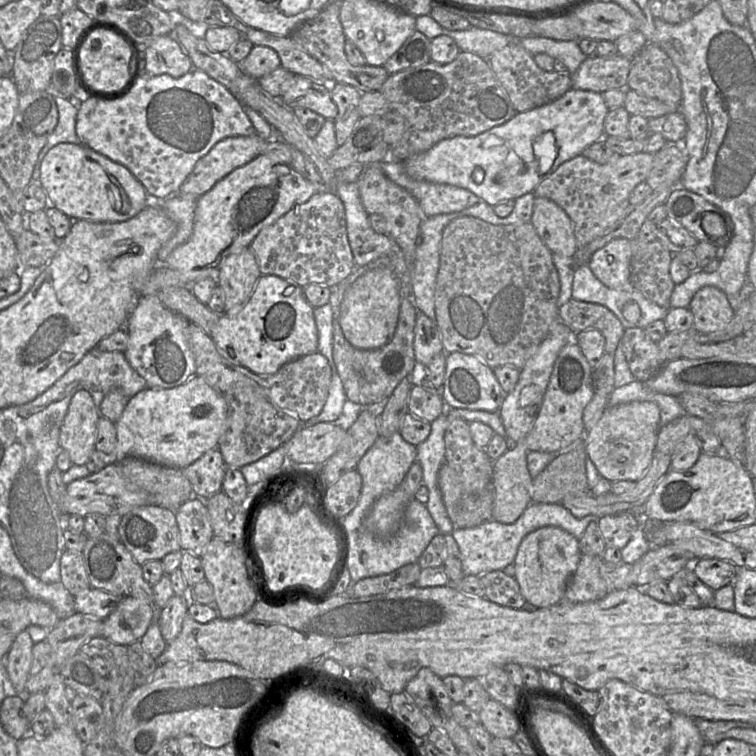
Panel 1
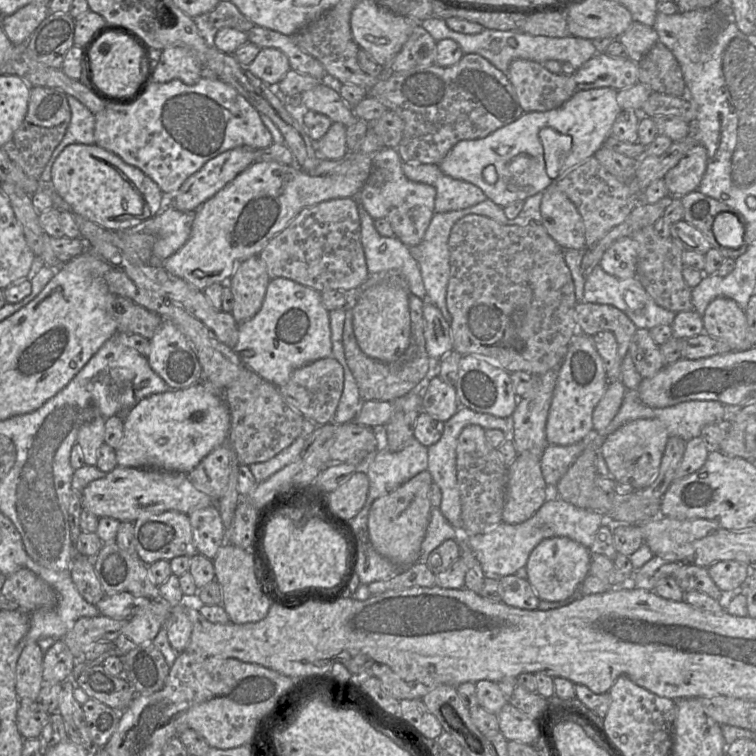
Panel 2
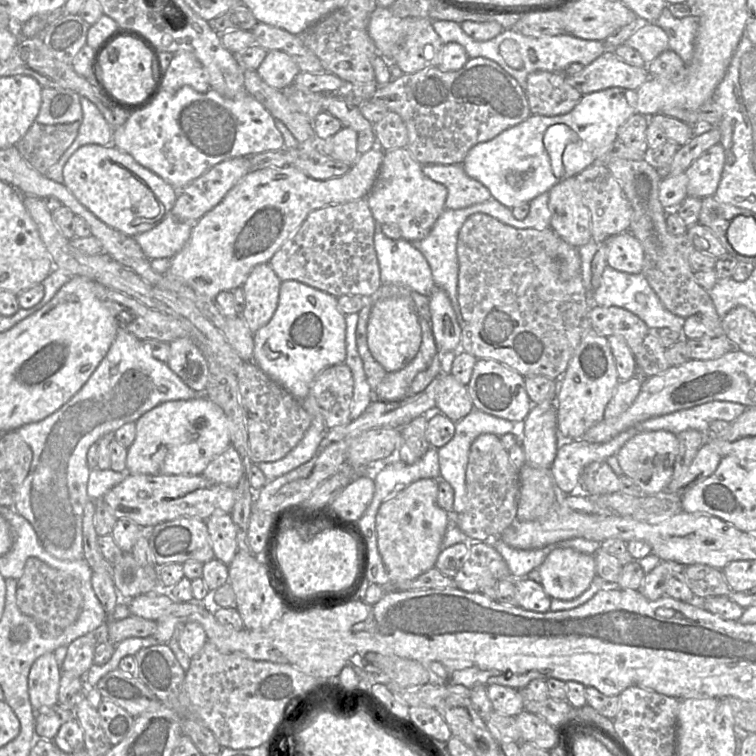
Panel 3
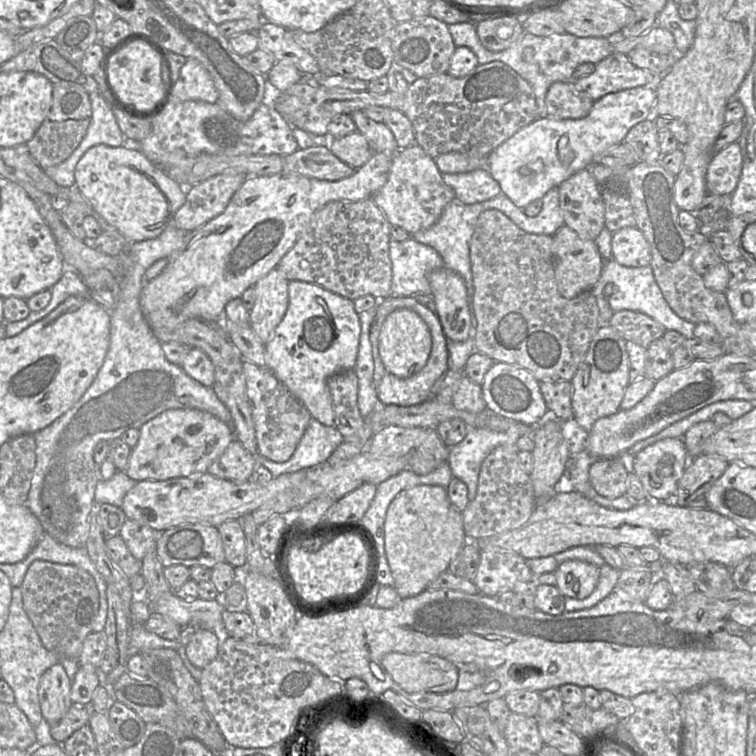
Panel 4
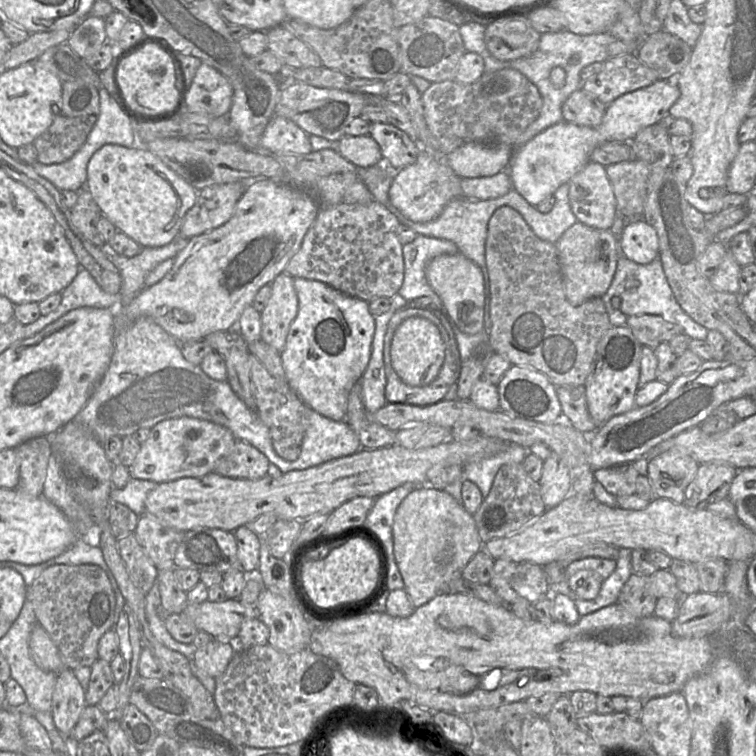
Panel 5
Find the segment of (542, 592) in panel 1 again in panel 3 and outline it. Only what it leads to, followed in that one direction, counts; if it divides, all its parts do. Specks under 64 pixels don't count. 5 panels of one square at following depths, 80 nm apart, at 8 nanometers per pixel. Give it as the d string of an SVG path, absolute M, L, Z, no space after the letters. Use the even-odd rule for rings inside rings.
M555 548L537 571L547 595L571 600L587 590L596 576L595 557L572 548Z

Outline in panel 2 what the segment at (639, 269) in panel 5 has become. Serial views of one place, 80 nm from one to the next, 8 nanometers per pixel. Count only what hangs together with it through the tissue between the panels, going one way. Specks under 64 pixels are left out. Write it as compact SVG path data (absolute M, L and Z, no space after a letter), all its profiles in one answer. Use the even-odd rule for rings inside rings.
M595 267L585 276L582 302L607 304L624 312L638 328L651 329L659 325L671 325L676 313L659 306L645 291L636 277L619 279Z

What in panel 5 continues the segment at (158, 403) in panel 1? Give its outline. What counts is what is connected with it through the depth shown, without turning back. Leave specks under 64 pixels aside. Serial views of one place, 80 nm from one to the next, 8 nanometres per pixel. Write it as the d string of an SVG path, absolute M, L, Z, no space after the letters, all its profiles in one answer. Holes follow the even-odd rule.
M191 417L163 420L150 429L147 440L128 468L131 478L157 484L185 477L202 477L212 473L216 464L231 450L235 443L232 433L225 427Z

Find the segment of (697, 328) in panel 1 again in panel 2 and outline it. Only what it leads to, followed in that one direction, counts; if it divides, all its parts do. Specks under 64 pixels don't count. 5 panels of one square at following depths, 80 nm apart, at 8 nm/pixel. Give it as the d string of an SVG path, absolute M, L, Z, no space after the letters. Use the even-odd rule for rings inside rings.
M727 297L713 299L701 315L704 333L726 342L732 351L745 351L753 346L747 340L745 311Z

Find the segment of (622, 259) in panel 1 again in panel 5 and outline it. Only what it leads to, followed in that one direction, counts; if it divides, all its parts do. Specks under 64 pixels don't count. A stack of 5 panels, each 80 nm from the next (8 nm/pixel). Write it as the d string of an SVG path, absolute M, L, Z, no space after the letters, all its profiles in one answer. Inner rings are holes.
M645 220L630 221L618 237L621 256L646 265L659 255L659 242L655 229Z

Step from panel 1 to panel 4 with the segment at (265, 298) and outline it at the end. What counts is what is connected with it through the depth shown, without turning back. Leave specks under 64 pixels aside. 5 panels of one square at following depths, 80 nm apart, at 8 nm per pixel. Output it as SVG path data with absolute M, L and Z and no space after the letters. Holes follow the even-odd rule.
M291 280L288 283L288 307L287 311L276 327L272 338L265 344L265 367L270 370L279 381L287 388L287 390L309 411L311 418L319 421L325 426L333 426L334 425L334 412L332 408L332 401L330 392L327 386L327 379L333 374L342 371L342 370L354 370L358 351L359 351L359 343L361 336L361 323L359 320L359 315L354 308L354 302L351 299L346 297L342 297L338 294L335 294L331 291L328 291L316 284L307 283L304 281L295 281Z

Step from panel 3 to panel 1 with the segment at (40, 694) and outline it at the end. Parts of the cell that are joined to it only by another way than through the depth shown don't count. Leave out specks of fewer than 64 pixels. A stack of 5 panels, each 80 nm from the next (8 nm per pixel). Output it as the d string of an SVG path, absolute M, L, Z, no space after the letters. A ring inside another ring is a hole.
M22 631L14 640L10 650L2 659L16 695L29 695L25 685L33 661L34 642L27 631Z

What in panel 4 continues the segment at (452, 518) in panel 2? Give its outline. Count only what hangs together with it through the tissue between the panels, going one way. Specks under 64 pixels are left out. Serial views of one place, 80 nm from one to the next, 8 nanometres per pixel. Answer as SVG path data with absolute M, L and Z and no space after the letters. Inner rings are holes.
M471 427L461 442L449 447L446 463L453 477L467 485L471 501L477 494L479 473L484 459L499 446L513 447L518 437L518 433Z

